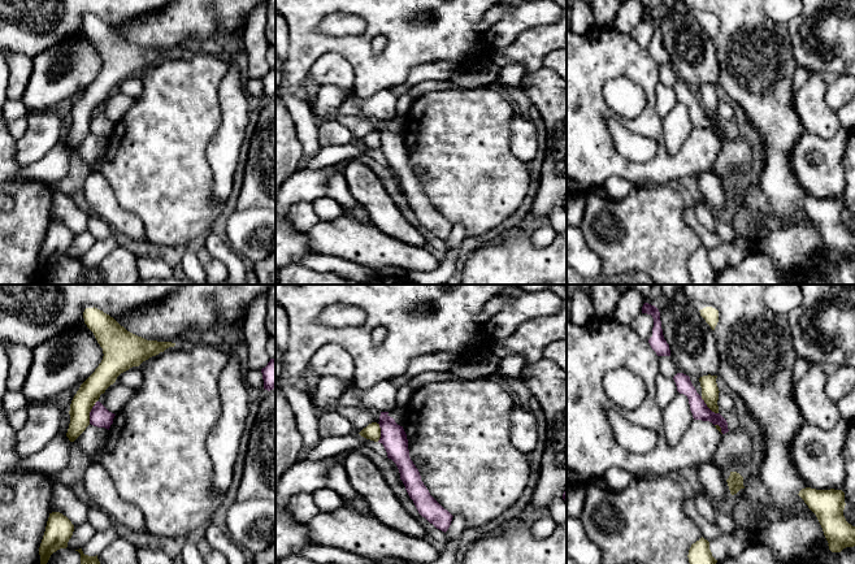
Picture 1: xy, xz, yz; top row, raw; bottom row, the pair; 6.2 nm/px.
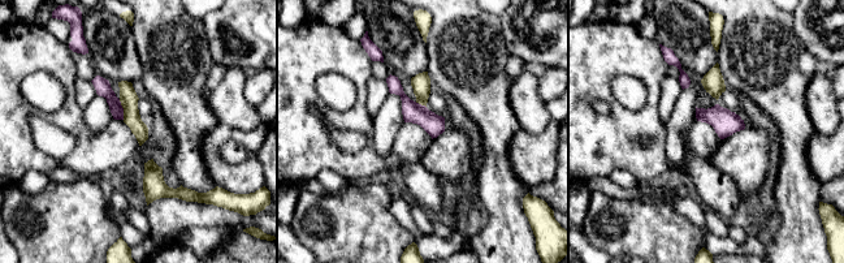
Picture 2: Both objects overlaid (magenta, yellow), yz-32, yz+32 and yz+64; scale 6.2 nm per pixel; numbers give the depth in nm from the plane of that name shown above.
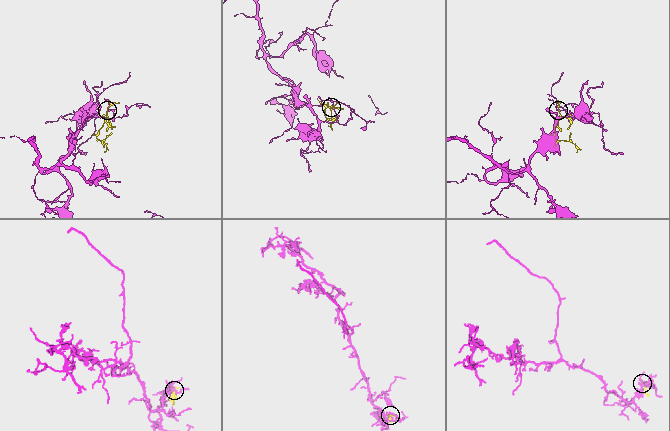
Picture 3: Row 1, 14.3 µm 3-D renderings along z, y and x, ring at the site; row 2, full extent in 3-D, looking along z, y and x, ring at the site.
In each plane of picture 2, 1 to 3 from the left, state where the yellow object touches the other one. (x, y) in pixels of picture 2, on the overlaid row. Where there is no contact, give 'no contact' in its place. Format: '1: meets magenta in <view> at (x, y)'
1: meets magenta in yz-32 at (122, 110)
2: meets magenta in yz+32 at (420, 104)
3: no contact

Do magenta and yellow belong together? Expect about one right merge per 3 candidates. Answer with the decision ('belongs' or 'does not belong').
does not belong

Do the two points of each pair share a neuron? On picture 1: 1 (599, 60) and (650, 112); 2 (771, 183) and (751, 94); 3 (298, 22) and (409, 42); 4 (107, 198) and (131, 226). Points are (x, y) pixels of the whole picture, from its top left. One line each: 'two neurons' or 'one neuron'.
1: one neuron
2: one neuron
3: one neuron
4: one neuron

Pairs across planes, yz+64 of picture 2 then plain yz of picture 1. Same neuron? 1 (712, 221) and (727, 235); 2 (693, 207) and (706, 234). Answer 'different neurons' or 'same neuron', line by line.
1: different neurons
2: same neuron

